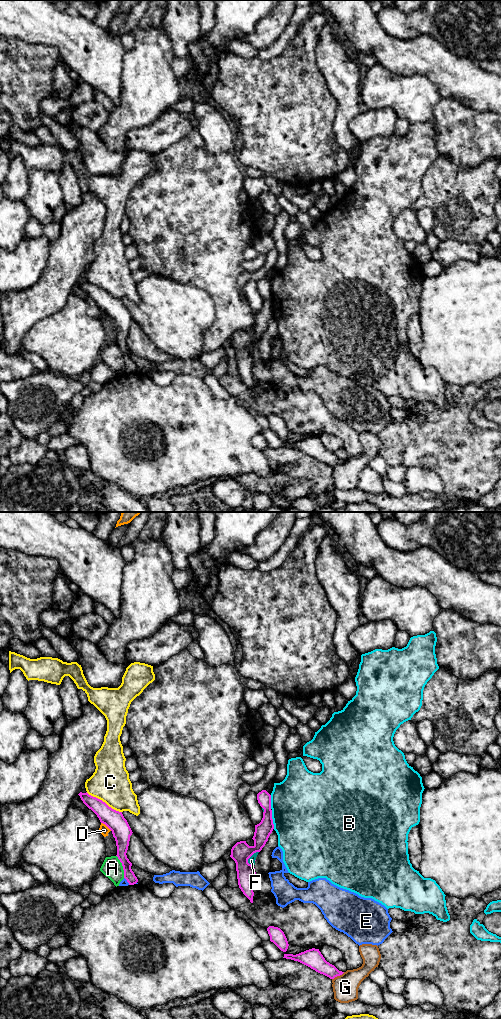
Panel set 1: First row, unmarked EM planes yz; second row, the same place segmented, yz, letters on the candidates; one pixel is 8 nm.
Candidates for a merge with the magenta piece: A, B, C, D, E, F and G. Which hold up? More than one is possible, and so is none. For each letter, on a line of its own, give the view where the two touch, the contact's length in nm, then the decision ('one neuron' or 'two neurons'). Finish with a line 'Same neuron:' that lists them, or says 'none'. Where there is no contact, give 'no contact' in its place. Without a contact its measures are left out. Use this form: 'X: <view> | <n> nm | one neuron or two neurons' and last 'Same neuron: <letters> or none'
A: yz | 200 nm | two neurons
B: yz | 150 nm | two neurons
C: yz | 340 nm | two neurons
D: yz | 110 nm | two neurons
E: yz | 80 nm | two neurons
F: yz | 130 nm | one neuron
G: yz | 120 nm | two neurons
Same neuron: F

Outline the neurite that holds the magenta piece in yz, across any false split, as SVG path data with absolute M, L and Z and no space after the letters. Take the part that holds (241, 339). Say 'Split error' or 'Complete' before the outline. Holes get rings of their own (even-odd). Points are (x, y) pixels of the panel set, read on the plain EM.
Split error. M262 278L257 282L257 288L262 295L263 306L259 312L255 313L255 320L252 326L254 333L249 334L246 329L237 330L232 335L230 343L236 351L239 376L251 391L253 391L254 384L252 369L256 362L254 356L255 348L274 317L271 283L266 278Z

